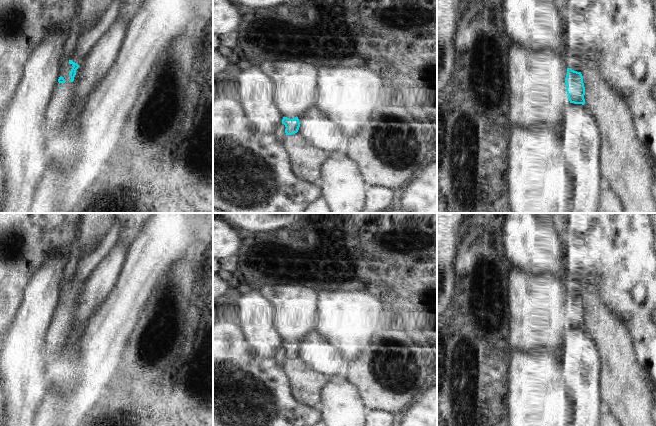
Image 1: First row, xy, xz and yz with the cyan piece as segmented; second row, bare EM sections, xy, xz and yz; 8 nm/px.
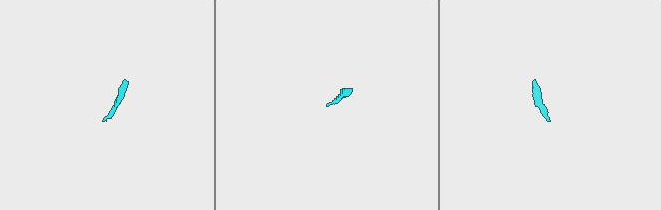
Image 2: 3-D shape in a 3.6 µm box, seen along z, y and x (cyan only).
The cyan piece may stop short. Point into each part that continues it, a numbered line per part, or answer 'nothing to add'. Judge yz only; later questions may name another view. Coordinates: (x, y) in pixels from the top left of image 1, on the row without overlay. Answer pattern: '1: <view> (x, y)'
nothing to add.

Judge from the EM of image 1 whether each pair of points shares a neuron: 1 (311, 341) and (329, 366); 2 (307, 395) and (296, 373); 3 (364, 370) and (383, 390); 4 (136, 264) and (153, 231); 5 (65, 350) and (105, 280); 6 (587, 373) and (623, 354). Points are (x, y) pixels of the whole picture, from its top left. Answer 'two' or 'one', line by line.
1: one
2: one
3: one
4: one
5: one
6: two

